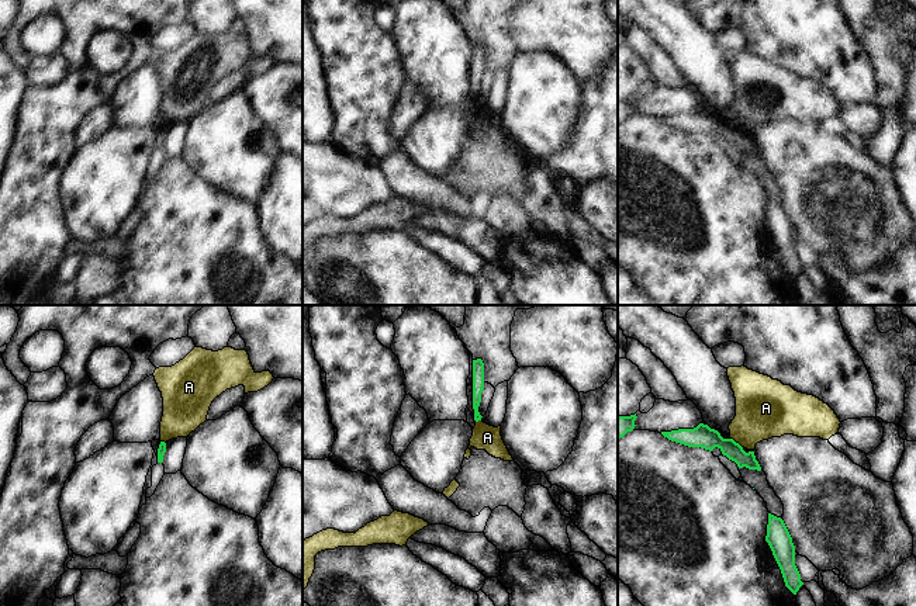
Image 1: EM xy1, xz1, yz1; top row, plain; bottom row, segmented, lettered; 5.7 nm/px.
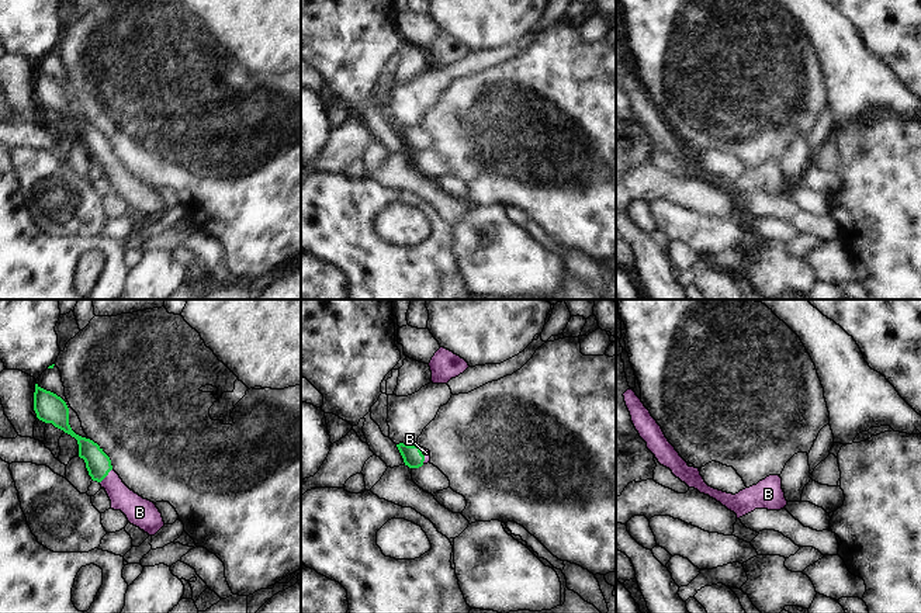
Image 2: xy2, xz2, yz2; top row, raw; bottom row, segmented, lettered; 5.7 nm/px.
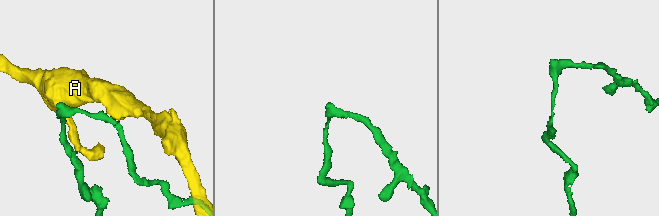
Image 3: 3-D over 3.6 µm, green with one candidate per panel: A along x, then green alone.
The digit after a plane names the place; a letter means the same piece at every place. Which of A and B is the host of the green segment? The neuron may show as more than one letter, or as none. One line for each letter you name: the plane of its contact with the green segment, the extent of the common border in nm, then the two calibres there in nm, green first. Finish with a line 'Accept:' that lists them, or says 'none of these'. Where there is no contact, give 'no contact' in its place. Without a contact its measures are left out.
B: xy2 | 110 nm | 140/150 nm
Accept: B

